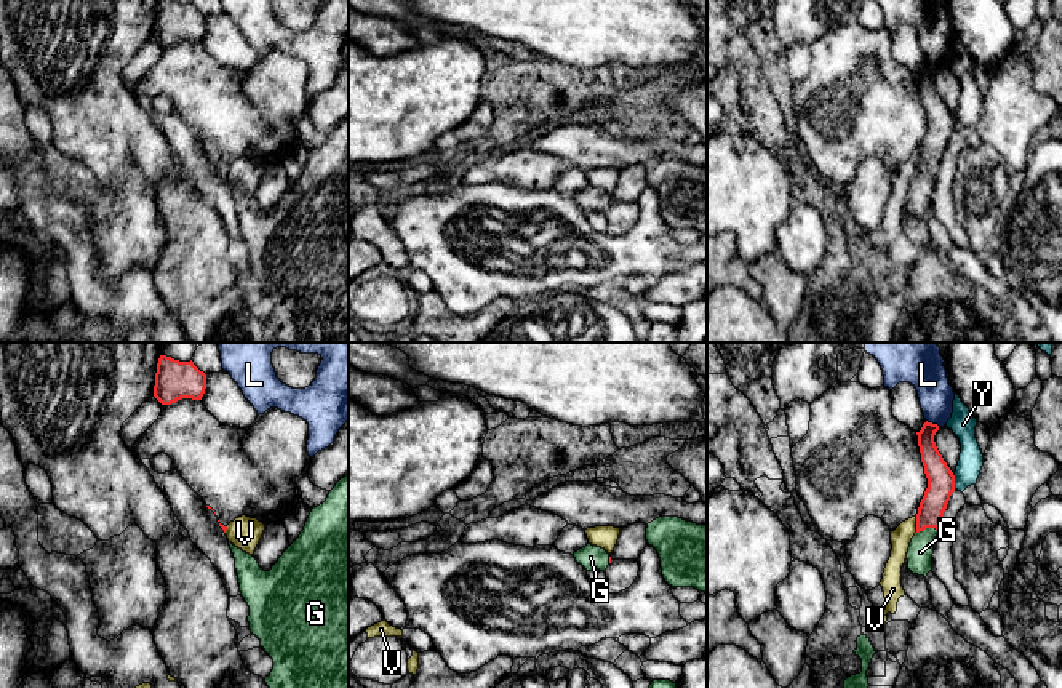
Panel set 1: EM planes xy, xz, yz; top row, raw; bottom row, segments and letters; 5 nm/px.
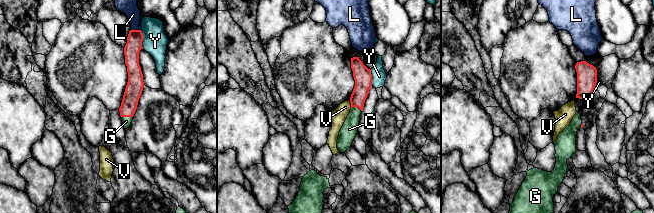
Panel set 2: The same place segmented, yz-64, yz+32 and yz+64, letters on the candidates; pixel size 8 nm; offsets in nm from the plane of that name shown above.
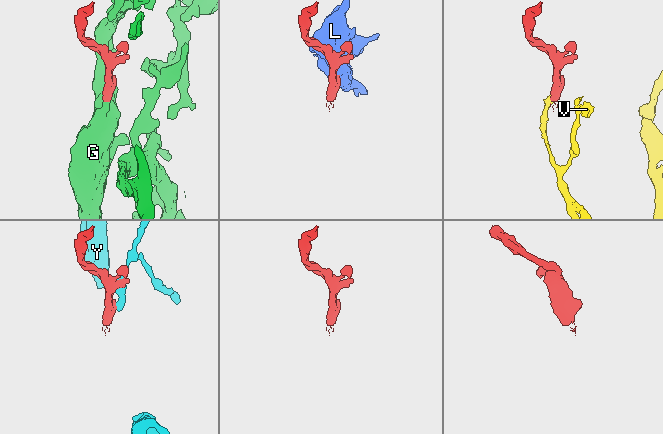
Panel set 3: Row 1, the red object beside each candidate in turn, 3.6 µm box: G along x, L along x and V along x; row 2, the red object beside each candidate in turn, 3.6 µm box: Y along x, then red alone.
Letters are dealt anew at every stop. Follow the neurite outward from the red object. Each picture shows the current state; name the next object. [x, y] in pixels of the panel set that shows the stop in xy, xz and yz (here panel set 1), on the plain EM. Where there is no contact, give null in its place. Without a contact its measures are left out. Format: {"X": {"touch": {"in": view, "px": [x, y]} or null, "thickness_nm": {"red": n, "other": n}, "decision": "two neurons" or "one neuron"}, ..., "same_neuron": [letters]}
{"G": {"touch": {"in": "yz", "px": [926, 168]}, "thickness_nm": {"red": 140, "other": 130}, "decision": "one neuron"}, "L": {"touch": {"in": "yz", "px": [931, 64]}, "thickness_nm": {"red": 120, "other": 180}, "decision": "two neurons"}, "V": {"touch": {"in": "yz", "px": [917, 167]}, "thickness_nm": {"red": 140, "other": 110}, "decision": "two neurons"}, "Y": {"touch": {"in": "yz", "px": [954, 124]}, "thickness_nm": {"red": 140, "other": 130}, "decision": "two neurons"}, "same_neuron": ["G"]}

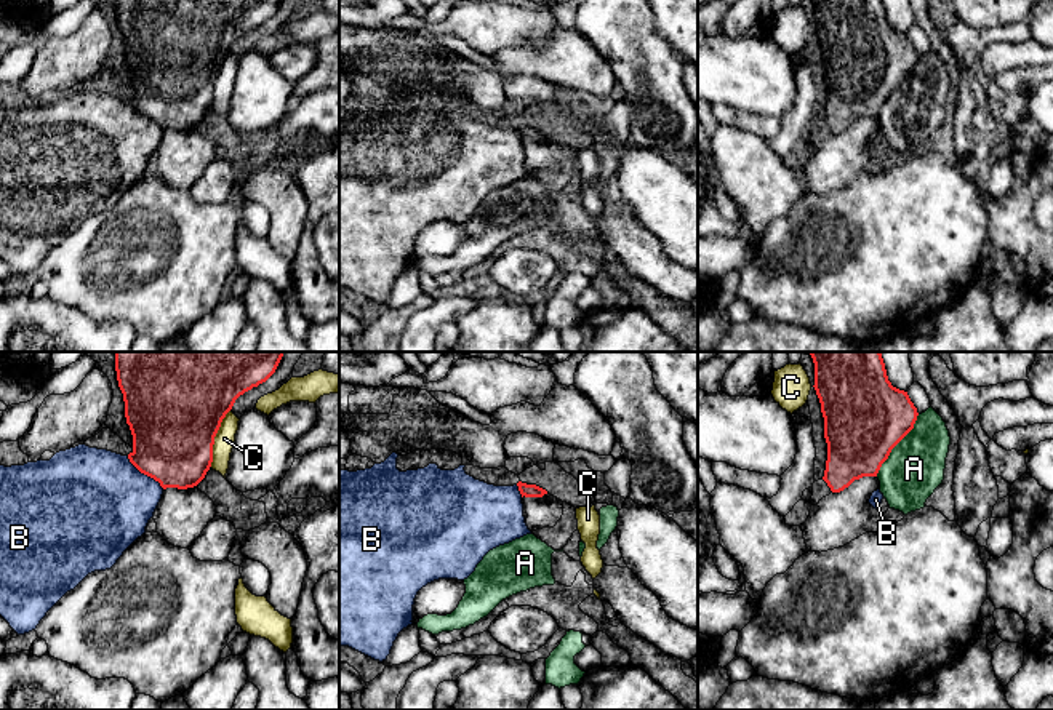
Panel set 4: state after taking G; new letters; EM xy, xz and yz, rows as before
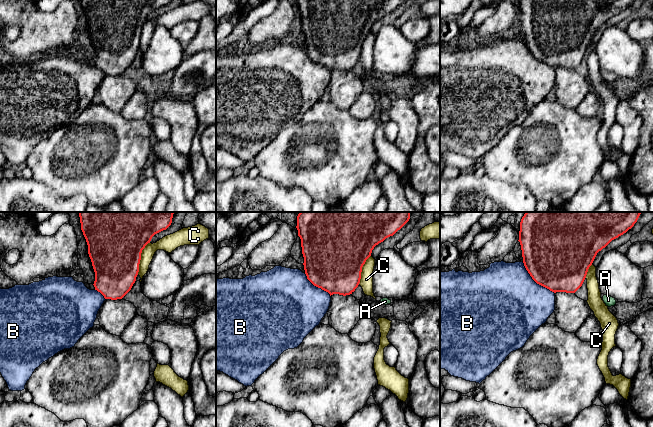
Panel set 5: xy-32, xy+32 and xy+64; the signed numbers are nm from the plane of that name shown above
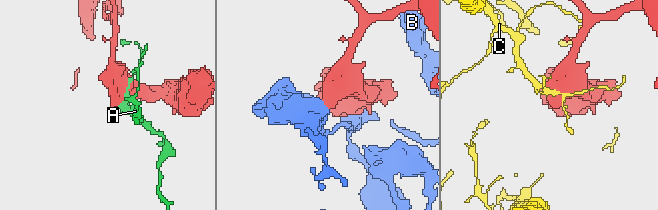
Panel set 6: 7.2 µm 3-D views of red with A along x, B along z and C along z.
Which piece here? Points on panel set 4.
{"A": {"touch": {"in": "yz", "px": [896, 85]}, "thickness_nm": {"red": 420, "other": 300}, "decision": "two neurons"}, "B": {"touch": {"in": "xy", "px": [144, 115]}, "thickness_nm": {"red": 420, "other": 480}, "decision": "one neuron"}, "C": {"touch": {"in": "xy", "px": [213, 80]}, "thickness_nm": {"red": 500, "other": 100}, "decision": "two neurons"}, "same_neuron": ["B"]}

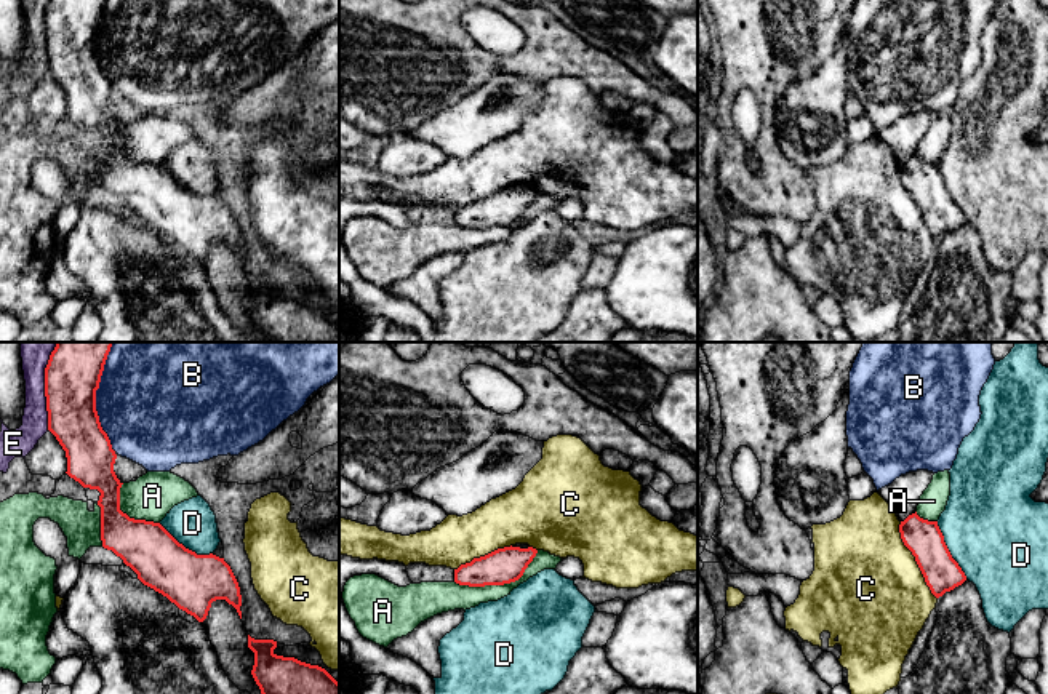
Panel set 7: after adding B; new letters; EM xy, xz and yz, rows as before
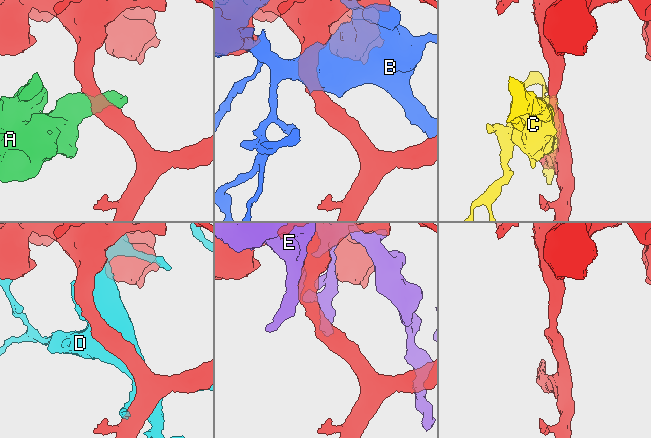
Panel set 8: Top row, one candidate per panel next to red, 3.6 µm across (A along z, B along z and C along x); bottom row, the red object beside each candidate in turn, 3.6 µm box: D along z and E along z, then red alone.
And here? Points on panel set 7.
{"A": {"touch": {"in": "xz", "px": [500, 226]}, "thickness_nm": {"red": 180, "other": 140}, "decision": "two neurons"}, "B": {"touch": {"in": "xy", "px": [95, 47]}, "thickness_nm": {"red": 260, "other": 480}, "decision": "two neurons"}, "C": {"touch": {"in": "yz", "px": [916, 202]}, "thickness_nm": {"red": 180, "other": 500}, "decision": "two neurons"}, "D": {"touch": {"in": "yz", "px": [948, 192]}, "thickness_nm": {"red": 180, "other": 480}, "decision": "two neurons"}, "E": {"touch": {"in": "xy", "px": [45, 35]}, "thickness_nm": {"red": 260, "other": 130}, "decision": "two neurons"}, "same_neuron": []}

